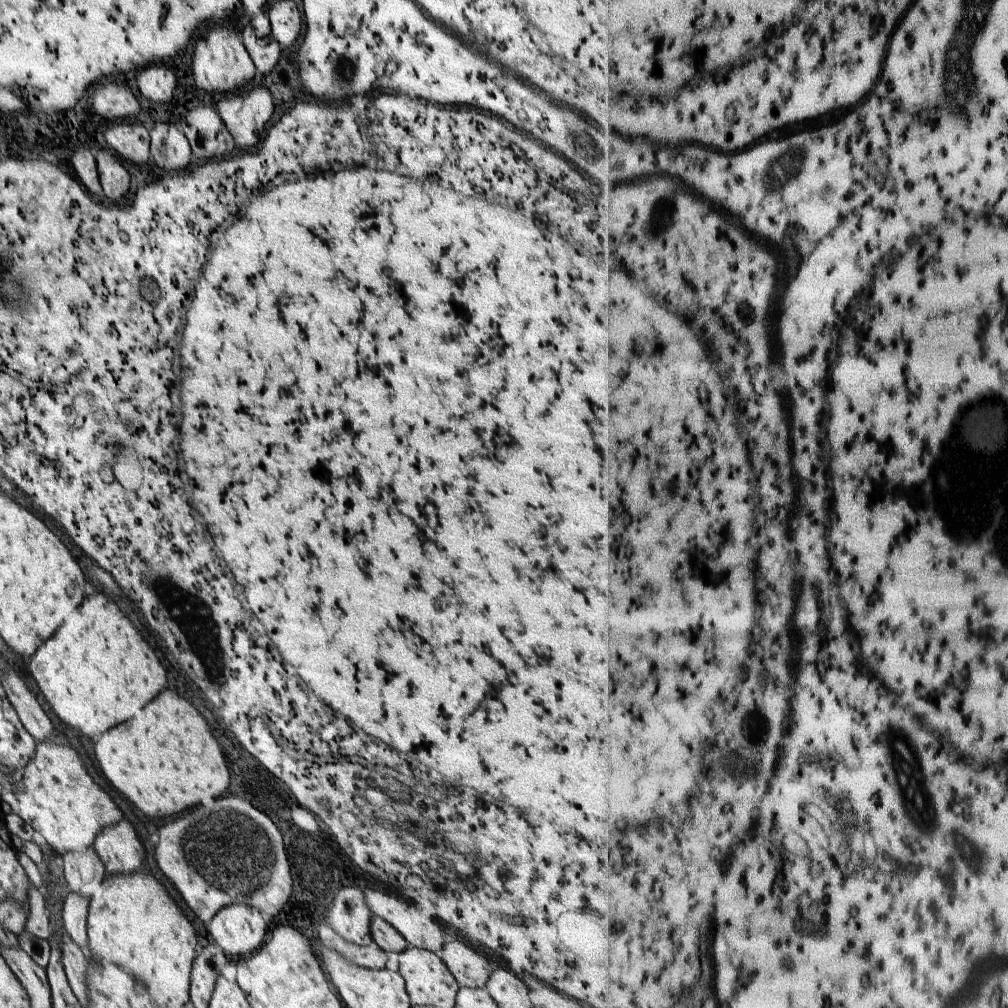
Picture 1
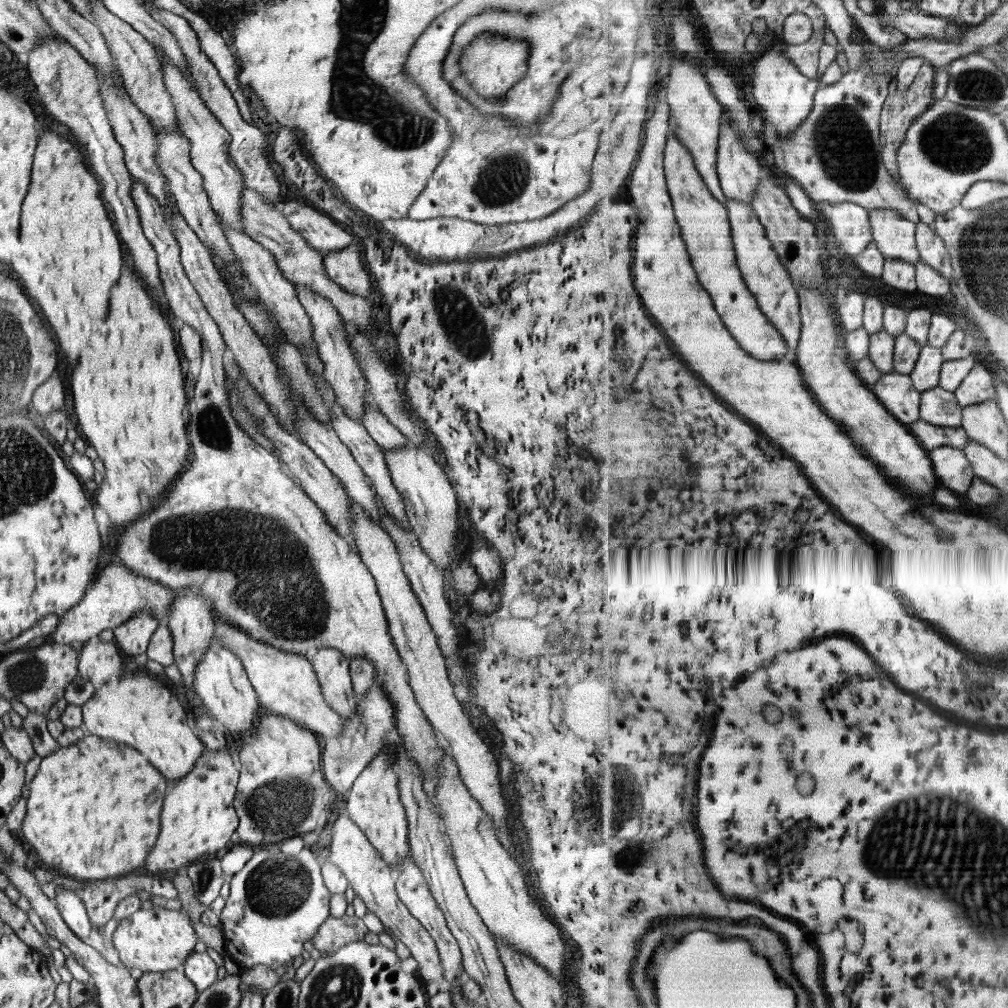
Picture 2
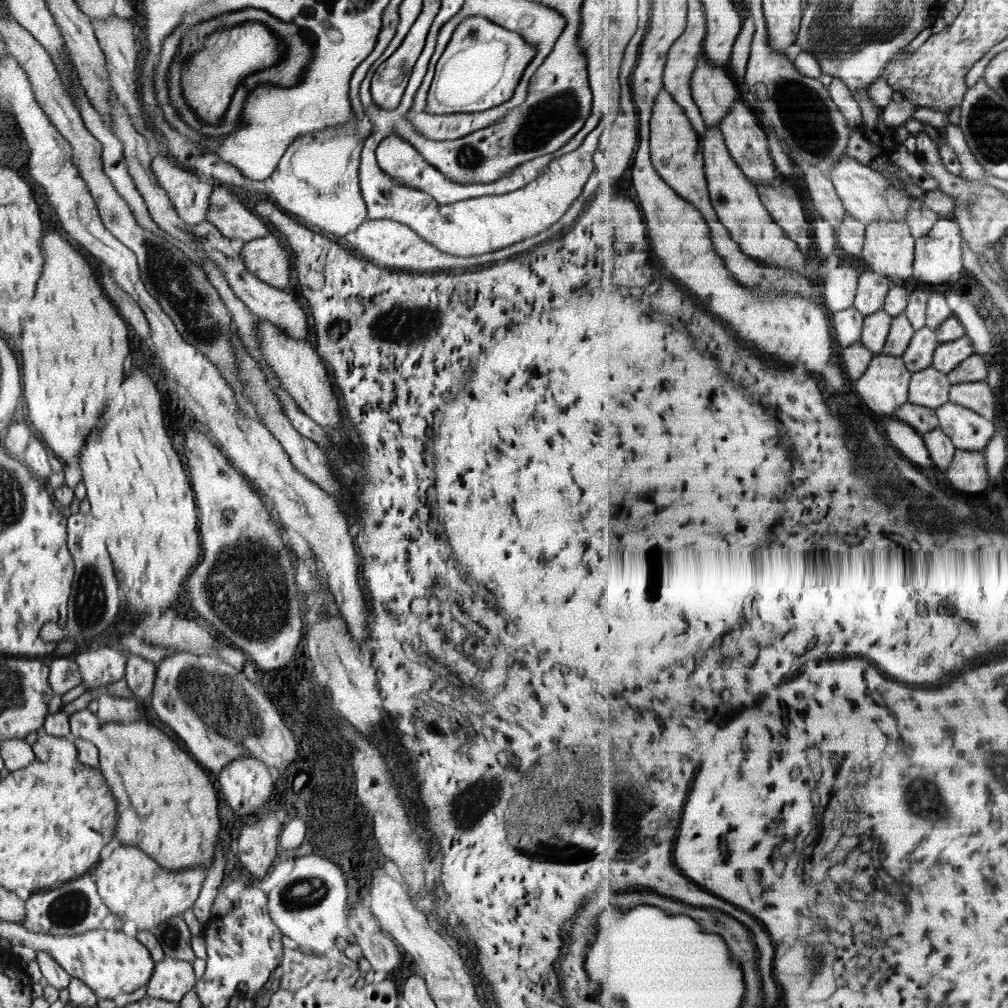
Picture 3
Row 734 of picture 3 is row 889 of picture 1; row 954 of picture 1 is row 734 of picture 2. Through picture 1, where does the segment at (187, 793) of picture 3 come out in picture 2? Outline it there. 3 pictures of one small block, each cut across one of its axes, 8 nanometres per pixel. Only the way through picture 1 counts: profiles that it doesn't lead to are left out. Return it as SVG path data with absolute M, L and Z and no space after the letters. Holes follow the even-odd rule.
M139 670L136 673L120 674L119 678L104 683L101 687L95 689L90 700L87 700L81 706L83 712L83 727L87 735L100 736L100 738L116 738L118 742L130 744L132 748L136 748L138 752L142 752L144 756L148 756L148 760L168 778L168 780L178 780L178 778L186 777L188 772L196 766L195 762L203 753L203 742L199 739L192 728L188 726L188 718L184 708L180 706L178 698L170 689L162 677L156 677L145 670Z

